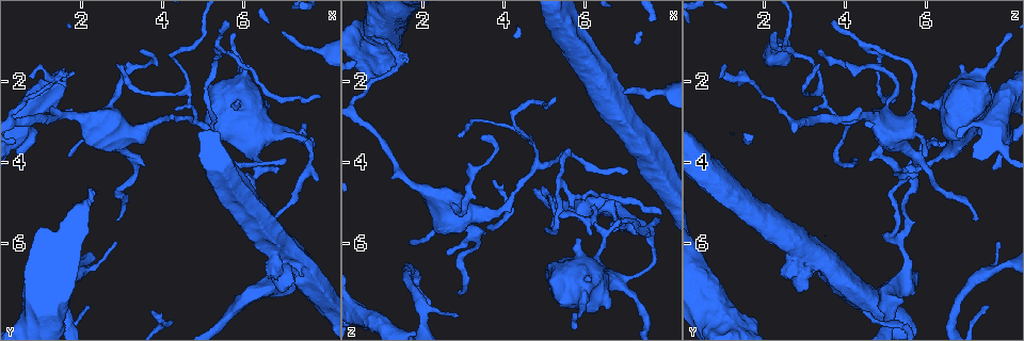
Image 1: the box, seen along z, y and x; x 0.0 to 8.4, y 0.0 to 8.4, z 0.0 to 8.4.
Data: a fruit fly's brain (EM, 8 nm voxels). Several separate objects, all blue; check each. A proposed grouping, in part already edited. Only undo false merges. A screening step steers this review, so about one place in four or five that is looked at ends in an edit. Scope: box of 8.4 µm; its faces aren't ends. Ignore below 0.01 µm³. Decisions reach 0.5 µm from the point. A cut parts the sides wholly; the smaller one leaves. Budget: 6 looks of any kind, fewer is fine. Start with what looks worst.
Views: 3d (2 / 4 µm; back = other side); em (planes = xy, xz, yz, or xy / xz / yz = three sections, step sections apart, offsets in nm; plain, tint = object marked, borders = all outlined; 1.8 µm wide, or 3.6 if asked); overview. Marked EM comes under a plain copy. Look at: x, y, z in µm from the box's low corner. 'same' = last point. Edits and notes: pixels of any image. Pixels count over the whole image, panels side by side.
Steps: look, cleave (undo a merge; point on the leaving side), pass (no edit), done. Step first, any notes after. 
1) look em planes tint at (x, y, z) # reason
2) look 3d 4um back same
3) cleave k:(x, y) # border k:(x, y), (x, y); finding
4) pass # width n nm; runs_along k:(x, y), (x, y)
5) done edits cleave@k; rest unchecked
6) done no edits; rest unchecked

look 3d 4um at (4.65, 2.35, 3.50) # three-way junction

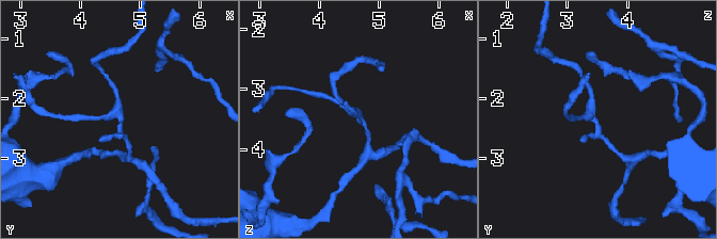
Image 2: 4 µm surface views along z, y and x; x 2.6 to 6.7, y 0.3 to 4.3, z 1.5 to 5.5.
look em planes tint at (4.65, 2.35, 3.50)

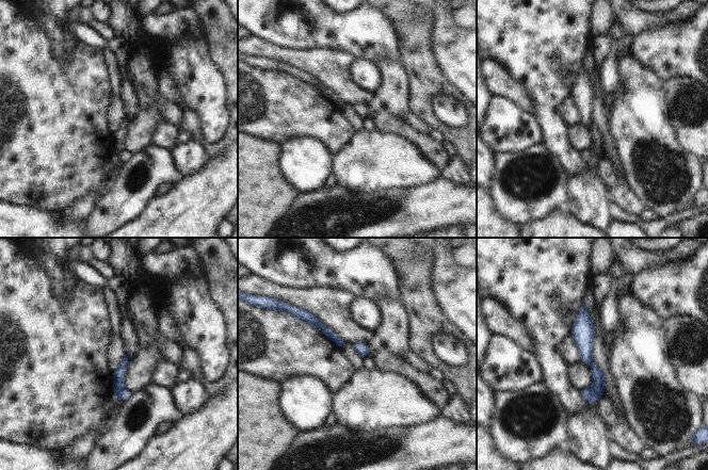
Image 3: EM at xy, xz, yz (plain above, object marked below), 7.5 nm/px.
pass # width 80 nm; runs_along 3:(582, 311), (597, 372), (589, 400); all the same neuron

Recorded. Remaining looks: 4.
look em 3.6um xy step 4 tint at (3.25, 3.85, 5.75) # a fork

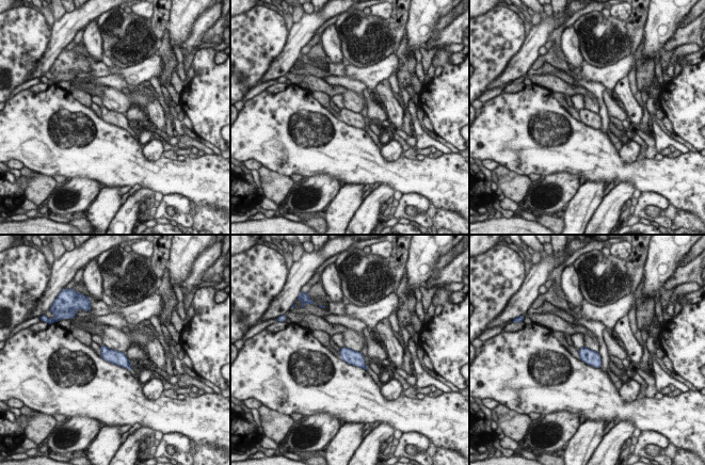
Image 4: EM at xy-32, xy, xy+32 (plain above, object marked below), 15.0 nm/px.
pass # one neuron here

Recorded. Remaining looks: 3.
look 3d 4um at (1.45, 2.00, 1.35) # sharp bend

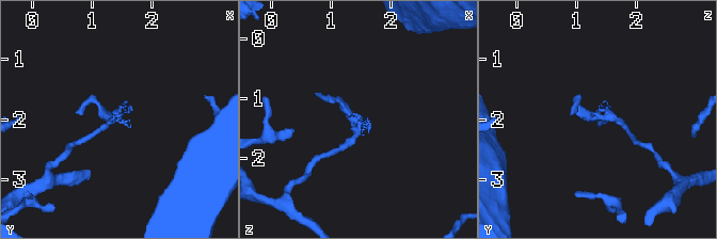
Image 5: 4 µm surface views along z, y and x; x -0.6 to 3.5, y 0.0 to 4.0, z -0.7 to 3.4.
look em xy step 16 tint at (1.40, 1.95, 1.40)

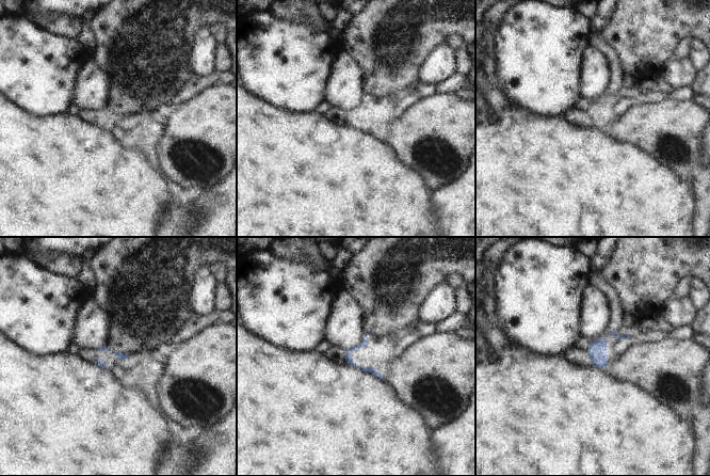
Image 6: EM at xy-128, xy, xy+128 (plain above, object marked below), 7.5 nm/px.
look em xz step 16 tint same

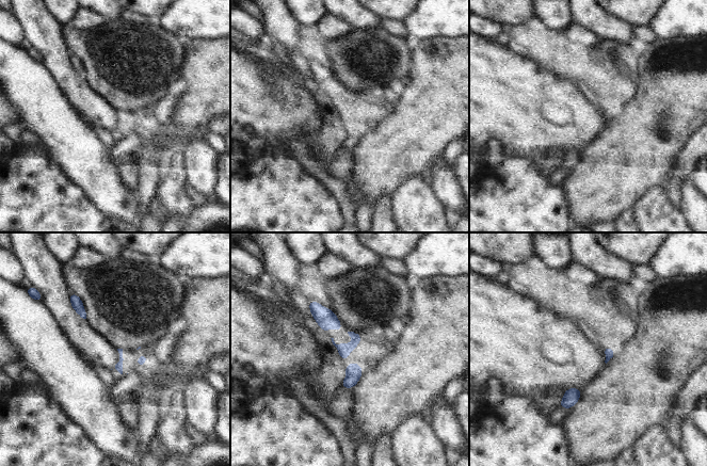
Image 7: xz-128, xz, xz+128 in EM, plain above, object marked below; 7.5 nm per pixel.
pass # one neuron here

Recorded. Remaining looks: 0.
done no edits; rest unchecked

